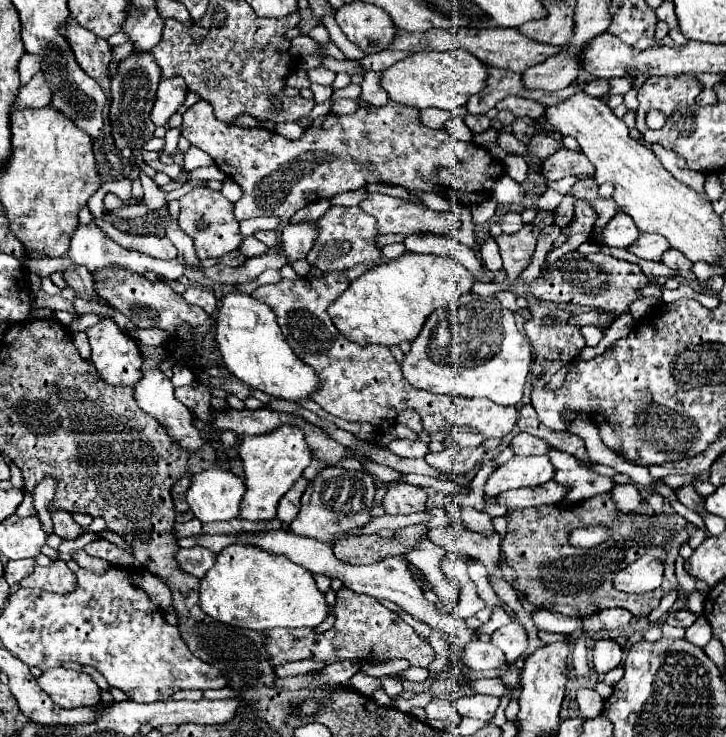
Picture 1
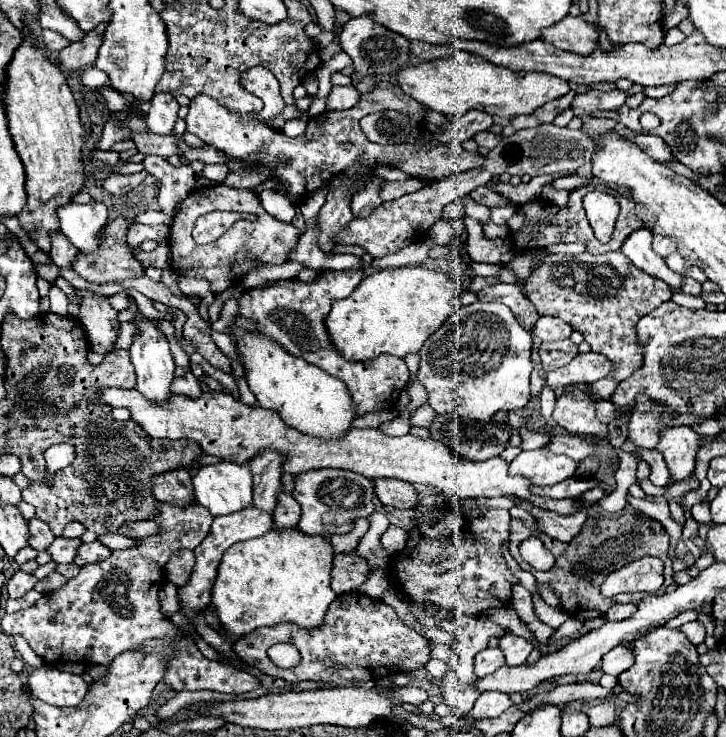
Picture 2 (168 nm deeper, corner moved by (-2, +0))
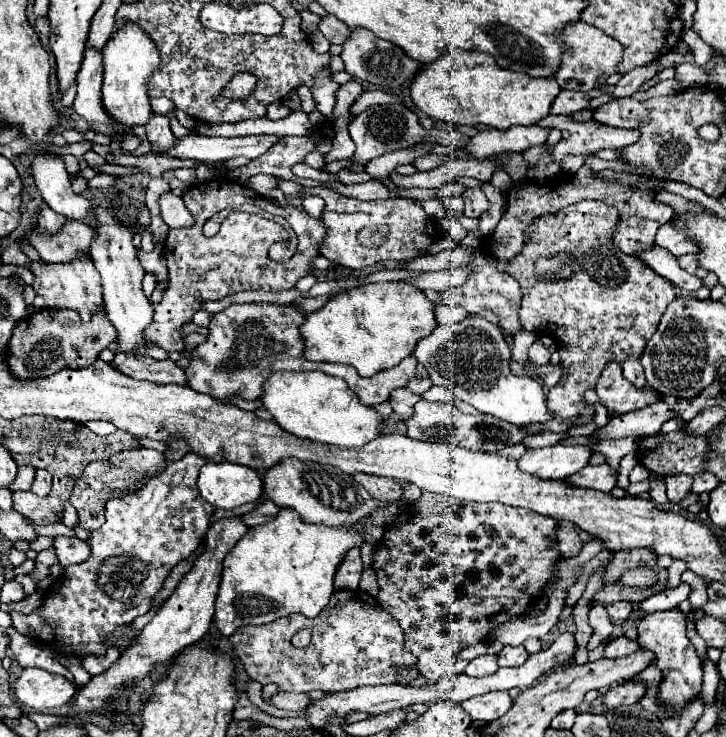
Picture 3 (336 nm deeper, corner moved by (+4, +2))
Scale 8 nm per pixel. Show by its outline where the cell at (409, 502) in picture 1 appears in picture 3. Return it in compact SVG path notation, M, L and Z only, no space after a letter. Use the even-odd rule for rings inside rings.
M354 474L354 480L368 490L368 494L380 502L396 502L402 498L402 486L394 478L372 476L372 474Z

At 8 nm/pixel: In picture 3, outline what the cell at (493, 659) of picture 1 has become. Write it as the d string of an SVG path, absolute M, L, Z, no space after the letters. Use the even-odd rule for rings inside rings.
M478 656L478 658L474 658L474 660L466 666L464 674L466 674L466 676L480 678L480 676L490 676L490 674L494 674L496 670L498 670L496 656Z

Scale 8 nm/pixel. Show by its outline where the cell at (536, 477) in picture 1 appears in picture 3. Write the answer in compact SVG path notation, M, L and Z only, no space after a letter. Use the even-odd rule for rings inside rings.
M552 446L552 448L538 448L528 450L520 460L518 466L534 474L538 478L548 480L562 480L572 476L574 472L588 466L588 460L592 456L592 450L588 446Z

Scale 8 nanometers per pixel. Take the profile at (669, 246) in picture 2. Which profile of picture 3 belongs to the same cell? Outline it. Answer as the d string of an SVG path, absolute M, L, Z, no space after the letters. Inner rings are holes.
M672 222L664 224L658 234L656 234L656 244L660 248L666 248L668 252L672 252L674 256L684 256L684 254L696 254L698 252L698 244L694 244L694 240L686 240L686 236L682 236L682 232L678 232L678 228L674 228Z

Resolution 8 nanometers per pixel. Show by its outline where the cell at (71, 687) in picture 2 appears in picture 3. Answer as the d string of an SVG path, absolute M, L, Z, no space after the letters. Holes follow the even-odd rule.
M24 668L12 690L20 704L38 712L46 712L48 708L60 708L68 704L76 692L76 686L64 676L50 674L40 668Z

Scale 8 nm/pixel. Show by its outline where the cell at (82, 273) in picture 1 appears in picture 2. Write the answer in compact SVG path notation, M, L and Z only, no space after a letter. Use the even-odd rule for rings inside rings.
M62 232L52 234L52 250L50 250L50 258L54 260L54 264L58 268L68 268L72 270L72 264L78 256L78 250L66 240L66 236Z

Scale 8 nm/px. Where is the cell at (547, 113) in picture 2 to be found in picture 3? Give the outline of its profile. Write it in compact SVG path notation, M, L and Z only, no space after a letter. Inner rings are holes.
M562 90L552 108L550 108L550 114L574 114L578 110L584 110L588 108L590 100L588 100L588 94L584 92L572 92L572 90Z

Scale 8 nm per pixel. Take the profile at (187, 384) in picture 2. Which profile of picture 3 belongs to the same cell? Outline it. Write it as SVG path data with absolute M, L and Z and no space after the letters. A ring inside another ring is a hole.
M116 352L112 366L136 380L150 380L156 384L186 384L184 370L178 368L172 360L154 360L146 356L126 356L126 352Z

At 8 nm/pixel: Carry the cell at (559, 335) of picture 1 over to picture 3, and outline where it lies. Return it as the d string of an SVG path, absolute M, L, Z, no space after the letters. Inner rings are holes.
M534 342L534 344L528 348L528 362L542 366L542 364L548 364L548 360L550 360L550 352L548 352L548 348L544 348L540 342Z

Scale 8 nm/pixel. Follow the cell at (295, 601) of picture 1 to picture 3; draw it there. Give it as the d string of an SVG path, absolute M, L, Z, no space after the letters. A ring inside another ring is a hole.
M280 508L274 520L248 528L224 558L214 624L224 636L230 636L246 624L266 624L290 614L318 616L330 602L334 576L344 554L354 546L362 546L362 536L356 528L306 524L294 510Z

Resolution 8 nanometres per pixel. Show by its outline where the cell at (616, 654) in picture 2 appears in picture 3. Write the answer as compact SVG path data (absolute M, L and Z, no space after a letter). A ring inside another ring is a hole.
M618 636L614 638L612 642L606 644L606 650L604 650L604 656L606 658L620 658L620 656L628 656L632 652L636 652L640 646L636 640L630 640L626 636Z

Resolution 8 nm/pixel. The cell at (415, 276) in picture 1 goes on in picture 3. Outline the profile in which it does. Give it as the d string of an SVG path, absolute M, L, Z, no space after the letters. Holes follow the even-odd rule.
M404 282L366 284L334 296L322 310L306 316L300 336L304 340L304 358L312 362L338 362L358 370L368 378L400 364L410 356L418 340L436 328L434 304L422 290Z

